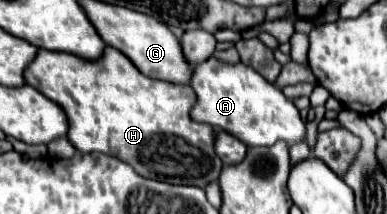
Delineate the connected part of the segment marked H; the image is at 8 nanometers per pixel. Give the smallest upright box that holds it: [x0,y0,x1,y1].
[26,46,222,188]

